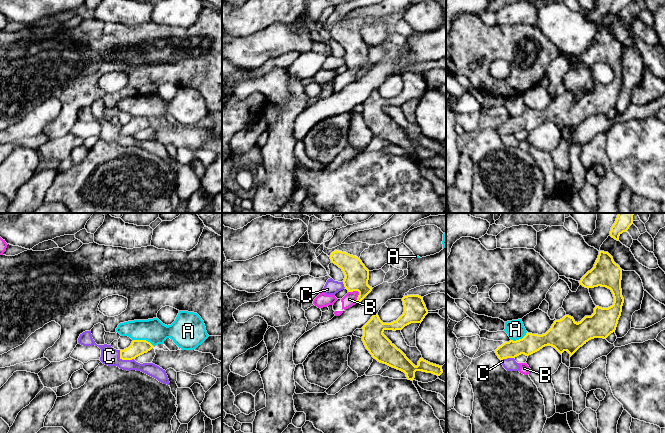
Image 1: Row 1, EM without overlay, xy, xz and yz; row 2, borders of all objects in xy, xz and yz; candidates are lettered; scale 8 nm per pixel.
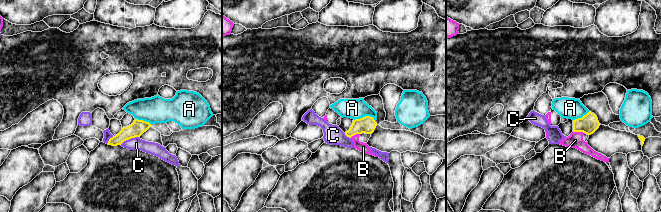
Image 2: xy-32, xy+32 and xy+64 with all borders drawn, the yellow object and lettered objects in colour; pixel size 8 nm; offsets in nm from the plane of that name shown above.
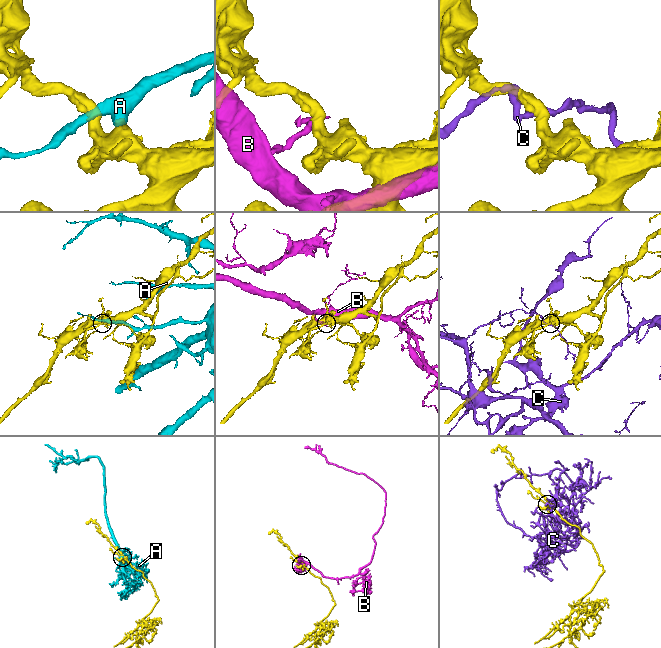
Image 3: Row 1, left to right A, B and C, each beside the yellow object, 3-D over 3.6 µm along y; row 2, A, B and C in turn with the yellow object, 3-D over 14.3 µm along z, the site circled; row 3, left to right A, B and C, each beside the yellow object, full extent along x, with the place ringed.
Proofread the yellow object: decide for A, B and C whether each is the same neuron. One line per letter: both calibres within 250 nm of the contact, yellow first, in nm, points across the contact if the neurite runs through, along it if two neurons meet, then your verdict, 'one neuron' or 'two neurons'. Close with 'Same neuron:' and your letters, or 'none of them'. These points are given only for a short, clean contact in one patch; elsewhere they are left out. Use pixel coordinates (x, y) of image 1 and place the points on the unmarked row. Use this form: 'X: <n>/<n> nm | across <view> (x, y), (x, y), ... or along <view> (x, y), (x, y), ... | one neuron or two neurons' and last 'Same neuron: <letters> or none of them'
A: 130/190 nm | two neurons
B: 190/100 nm | two neurons
C: 130/140 nm | along xy (119, 126), (119, 132), (122, 135), (131, 136) | two neurons
Same neuron: none of them

